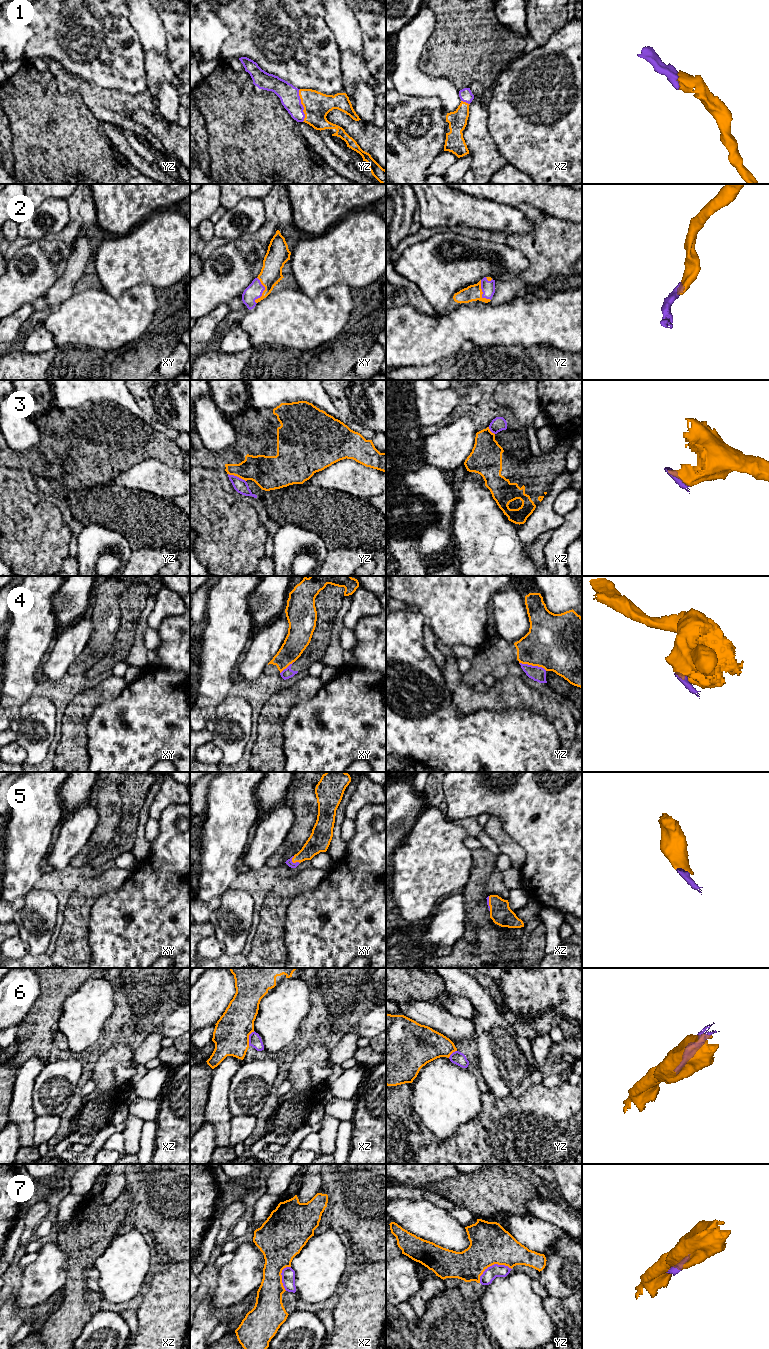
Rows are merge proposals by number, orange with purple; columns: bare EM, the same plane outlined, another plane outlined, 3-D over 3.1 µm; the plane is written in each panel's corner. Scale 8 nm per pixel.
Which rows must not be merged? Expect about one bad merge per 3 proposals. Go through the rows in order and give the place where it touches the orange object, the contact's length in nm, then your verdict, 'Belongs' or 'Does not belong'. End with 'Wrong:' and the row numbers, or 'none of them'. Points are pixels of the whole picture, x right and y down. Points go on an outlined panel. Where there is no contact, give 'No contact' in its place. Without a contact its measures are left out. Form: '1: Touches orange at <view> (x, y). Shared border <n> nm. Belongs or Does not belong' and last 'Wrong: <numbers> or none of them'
1: Touches orange at yz (302, 104). Shared border 260 nm. Belongs
2: Touches orange at xy (263, 291). Shared border 220 nm. Belongs
3: Touches orange at yz (237, 476). Shared border 160 nm. Does not belong
4: Touches orange at yz (533, 665). Shared border 240 nm. Does not belong
5: Touches orange at xy (294, 862). Shared border 80 nm. Belongs
6: Touches orange at xz (248, 1038). Shared border 130 nm. Does not belong
7: Touches orange at yz (492, 1264). Shared border 280 nm. Does not belong
Wrong: 3, 4, 6, 7

